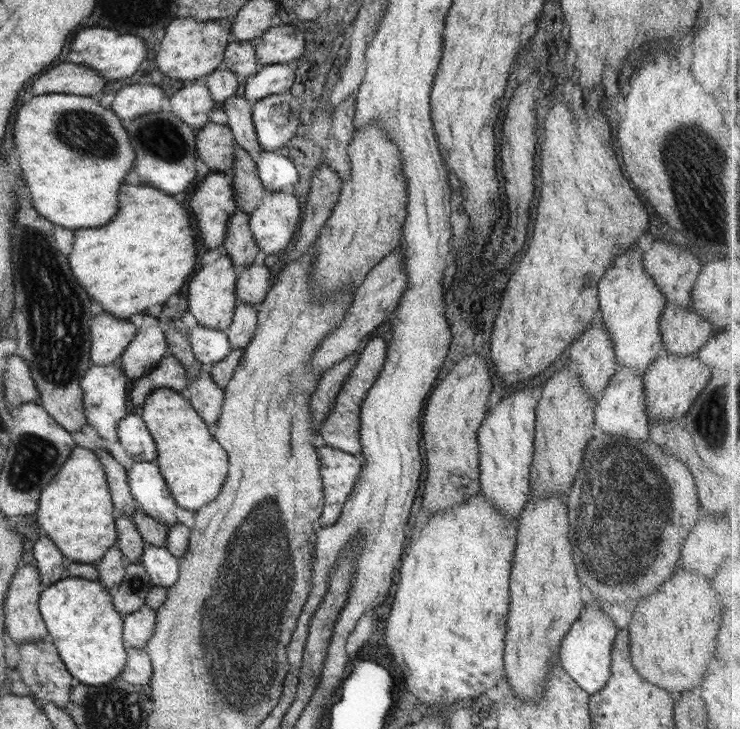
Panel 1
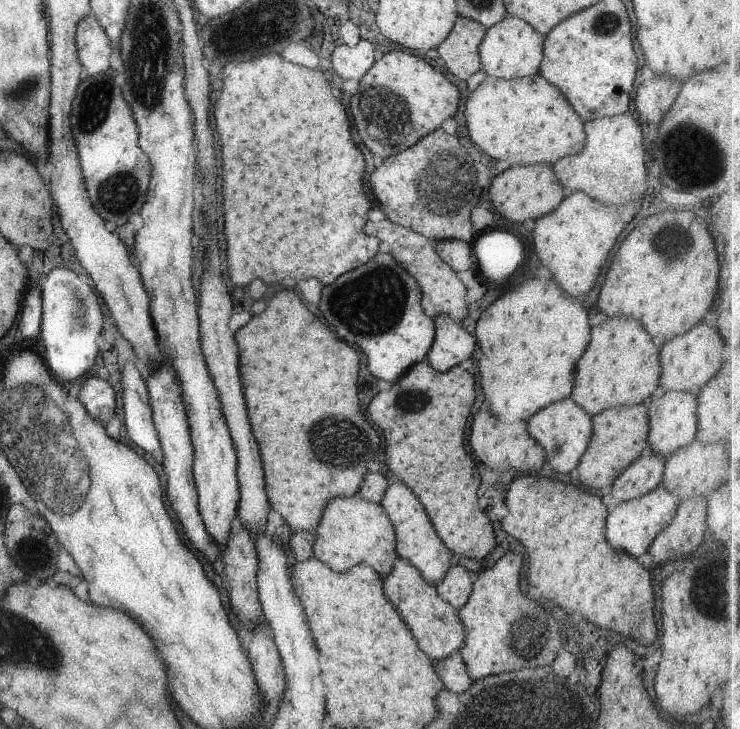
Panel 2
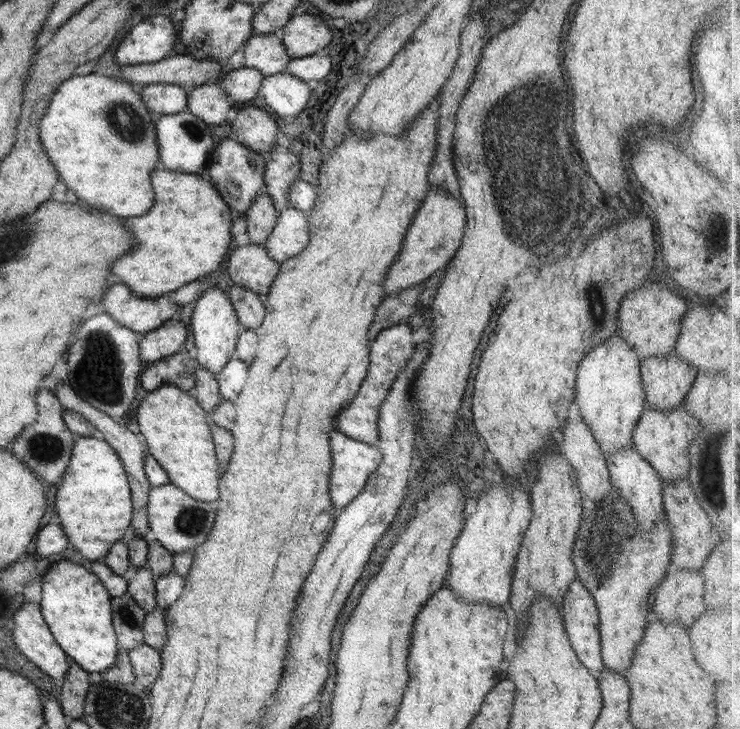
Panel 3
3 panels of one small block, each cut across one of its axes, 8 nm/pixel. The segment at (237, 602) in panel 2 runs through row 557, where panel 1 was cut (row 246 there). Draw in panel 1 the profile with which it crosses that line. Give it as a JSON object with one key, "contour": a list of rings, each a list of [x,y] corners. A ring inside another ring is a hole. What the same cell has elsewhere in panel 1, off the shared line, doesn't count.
{"contour":[[[238,207],[232,217],[228,219],[223,246],[228,257],[232,259],[232,263],[239,270],[252,265],[260,251],[250,230],[249,215]]]}

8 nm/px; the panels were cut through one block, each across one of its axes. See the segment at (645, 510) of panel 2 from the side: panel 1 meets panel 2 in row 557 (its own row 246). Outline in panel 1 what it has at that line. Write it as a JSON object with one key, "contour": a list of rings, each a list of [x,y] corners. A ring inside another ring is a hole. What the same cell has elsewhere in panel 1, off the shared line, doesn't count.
{"contour":[[[636,246],[631,251],[616,255],[612,268],[606,270],[598,281],[598,318],[608,329],[614,343],[614,353],[619,366],[632,367],[638,375],[644,374],[648,365],[663,353],[659,321],[667,300],[658,289],[656,281],[646,273],[642,263],[643,251]]]}

